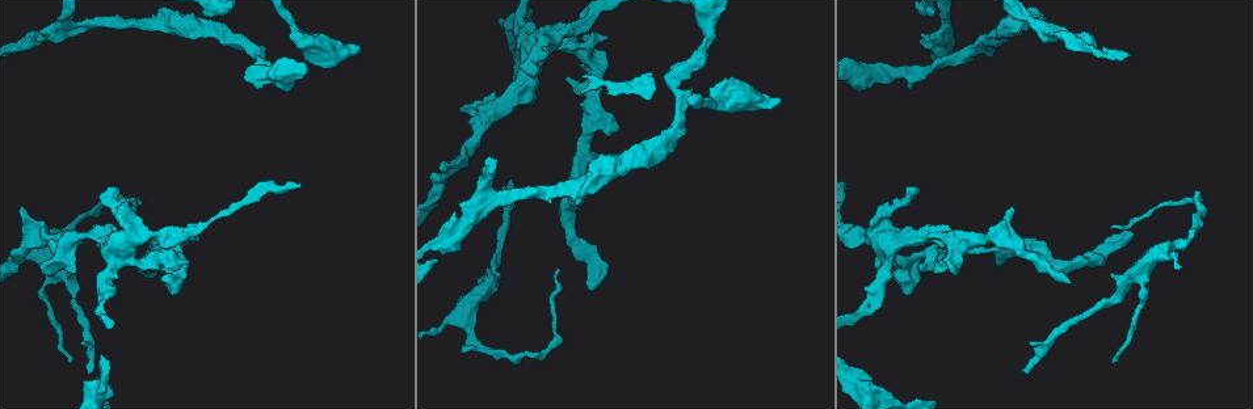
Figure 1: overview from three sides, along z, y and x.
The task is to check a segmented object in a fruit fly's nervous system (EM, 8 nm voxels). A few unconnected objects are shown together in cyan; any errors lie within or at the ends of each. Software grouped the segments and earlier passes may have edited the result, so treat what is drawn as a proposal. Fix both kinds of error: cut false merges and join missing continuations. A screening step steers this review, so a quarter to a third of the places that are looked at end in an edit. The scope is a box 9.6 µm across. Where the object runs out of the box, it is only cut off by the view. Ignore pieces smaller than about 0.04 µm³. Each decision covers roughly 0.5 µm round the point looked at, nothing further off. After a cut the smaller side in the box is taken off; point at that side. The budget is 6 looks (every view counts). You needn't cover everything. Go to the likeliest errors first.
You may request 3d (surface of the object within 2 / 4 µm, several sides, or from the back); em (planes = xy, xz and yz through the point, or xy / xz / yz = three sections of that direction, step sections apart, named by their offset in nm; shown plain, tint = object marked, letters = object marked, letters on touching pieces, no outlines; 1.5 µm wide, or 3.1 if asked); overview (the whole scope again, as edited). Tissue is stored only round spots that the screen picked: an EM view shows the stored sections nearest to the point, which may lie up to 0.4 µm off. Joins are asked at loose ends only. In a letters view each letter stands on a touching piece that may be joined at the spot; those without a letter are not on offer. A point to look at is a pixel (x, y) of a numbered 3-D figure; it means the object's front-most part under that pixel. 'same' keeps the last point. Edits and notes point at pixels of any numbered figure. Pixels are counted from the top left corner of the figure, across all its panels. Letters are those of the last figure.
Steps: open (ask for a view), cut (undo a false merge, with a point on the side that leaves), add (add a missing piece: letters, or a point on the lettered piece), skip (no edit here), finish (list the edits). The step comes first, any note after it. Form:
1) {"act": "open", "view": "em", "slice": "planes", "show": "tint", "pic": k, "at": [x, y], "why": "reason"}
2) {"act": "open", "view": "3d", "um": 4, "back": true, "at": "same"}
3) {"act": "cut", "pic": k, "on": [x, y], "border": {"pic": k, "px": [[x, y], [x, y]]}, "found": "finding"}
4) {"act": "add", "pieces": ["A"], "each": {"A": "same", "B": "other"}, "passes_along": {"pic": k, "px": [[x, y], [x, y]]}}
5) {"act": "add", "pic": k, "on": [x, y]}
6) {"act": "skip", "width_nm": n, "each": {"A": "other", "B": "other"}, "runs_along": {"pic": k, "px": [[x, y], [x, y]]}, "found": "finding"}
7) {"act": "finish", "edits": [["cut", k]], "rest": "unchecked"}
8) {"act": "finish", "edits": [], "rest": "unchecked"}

{"act": "open", "view": "em", "slice": "xz", "step": 8, "show": "letters", "pic": 1, "at": [359, 49], "why": "free end"}

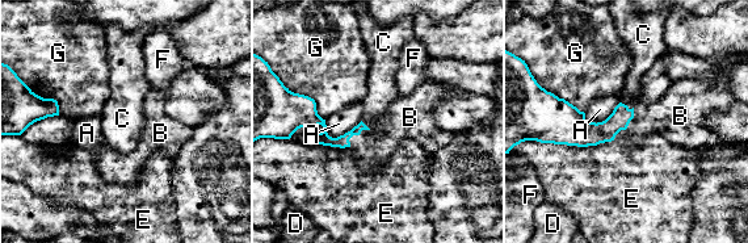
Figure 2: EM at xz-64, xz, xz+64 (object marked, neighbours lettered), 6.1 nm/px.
{"act": "add", "pieces": ["B"], "longest_contact_nm": ["E", 440], "each": {"A": "other", "B": "same", "C": "other", "D": "other", "E": "other", "F": "other", "G": "other"}, "found": "it goes on there"}

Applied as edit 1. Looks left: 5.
{"act": "open", "view": "overview"}

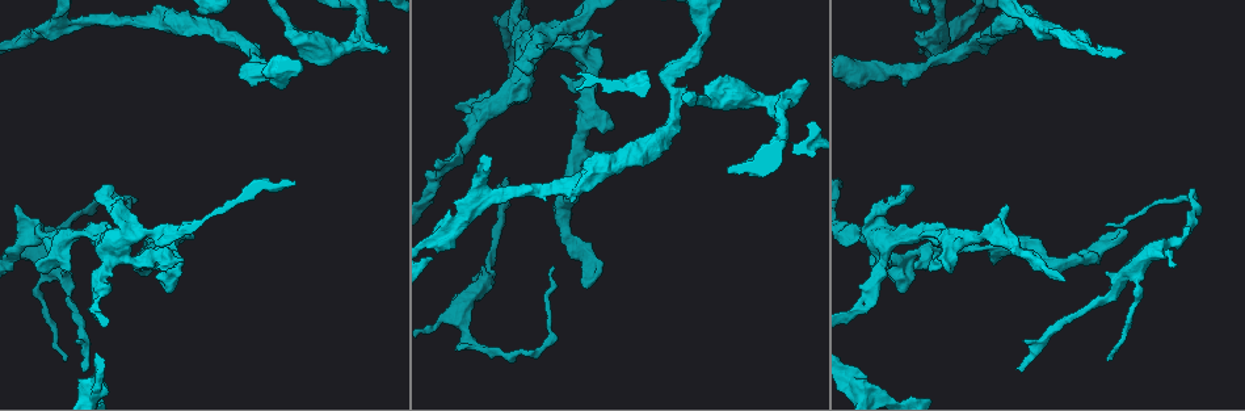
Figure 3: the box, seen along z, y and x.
{"act": "open", "view": "3d", "um": 2, "pic": 3, "at": [1038, 30], "why": "two arms in line, one across"}

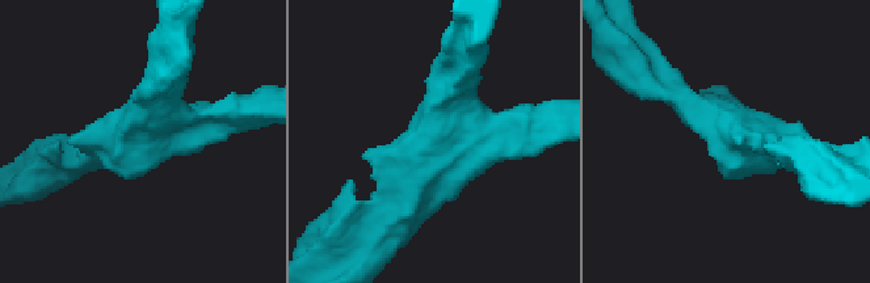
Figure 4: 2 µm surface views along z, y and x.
{"act": "open", "view": "em", "slice": "planes", "show": "letters", "pic": 4, "at": [152, 131], "arms": 3, "arm_widths_nm": [220, 220, 280], "why": "shape alone is not enough"}

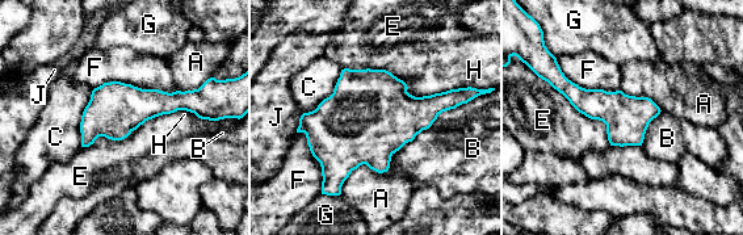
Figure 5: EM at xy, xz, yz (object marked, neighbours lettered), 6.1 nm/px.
{"act": "skip", "longest_contact_nm": ["B", 650], "each": {"A": "other", "B": "other", "C": "other", "E": "other", "F": "other", "G": "other", "H": "other", "J": "other"}, "found": "all the same neuron"}

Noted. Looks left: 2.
{"act": "open", "view": "em", "slice": "planes", "show": "letters", "pic": 3, "at": [586, 181]}

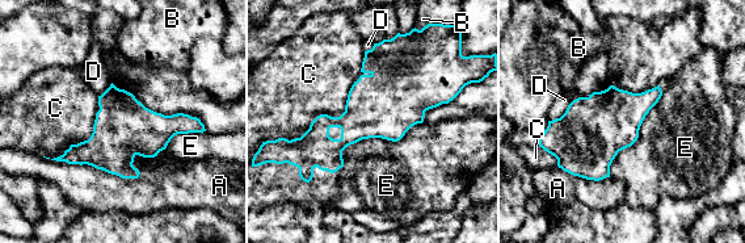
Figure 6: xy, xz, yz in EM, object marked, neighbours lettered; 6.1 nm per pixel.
{"act": "skip", "longest_contact_nm": ["A", 600], "each": {"A": "other", "B": "other", "C": "other", "D": "other", "E": "other"}, "border": {"pic": 6, "px": [[421, 122], [350, 143], [341, 167]]}, "found": "all the same neuron"}

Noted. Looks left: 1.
{"act": "finish", "edits": [["add", 2]], "rest": "unchecked"}

